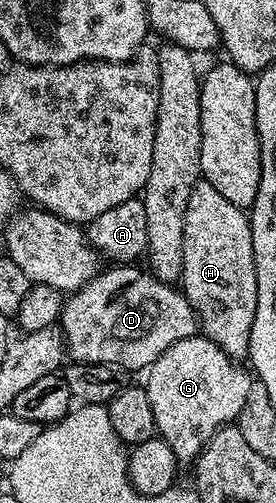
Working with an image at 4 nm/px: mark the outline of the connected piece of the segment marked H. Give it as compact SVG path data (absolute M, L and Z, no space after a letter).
M203 178L190 190L190 202L186 202L182 291L196 312L199 331L233 360L243 361L258 306L252 221L245 209L222 198Z

